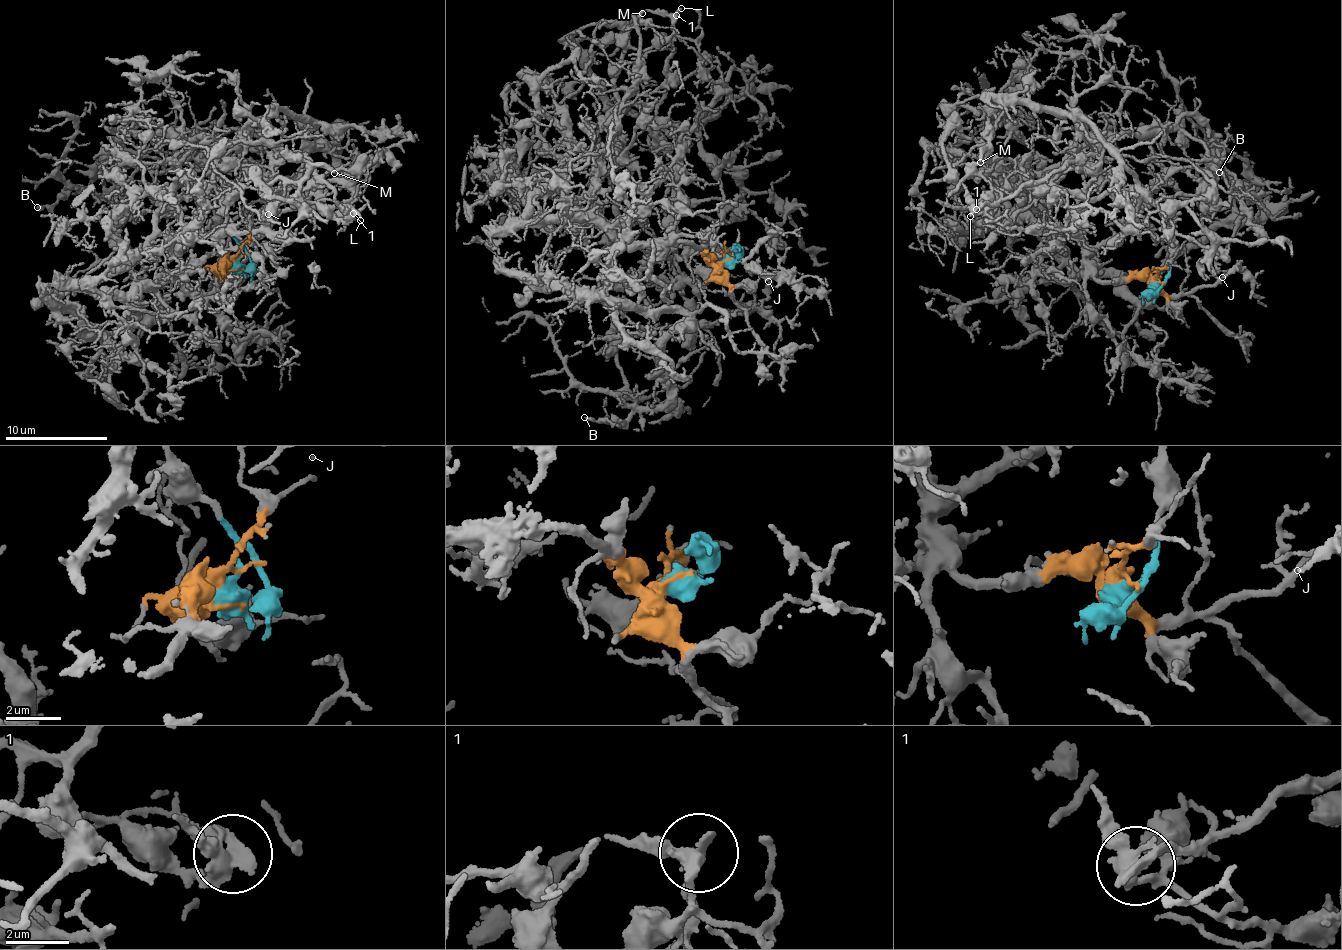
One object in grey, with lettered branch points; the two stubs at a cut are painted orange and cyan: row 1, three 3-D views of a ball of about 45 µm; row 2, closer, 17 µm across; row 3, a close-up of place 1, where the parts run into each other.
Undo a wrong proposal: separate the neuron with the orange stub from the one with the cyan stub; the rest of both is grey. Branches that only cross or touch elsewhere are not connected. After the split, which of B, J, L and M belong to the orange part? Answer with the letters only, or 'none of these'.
B, J

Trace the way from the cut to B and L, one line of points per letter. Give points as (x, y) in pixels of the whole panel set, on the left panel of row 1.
B: (234, 261), (211, 290), (185, 283), (189, 134), (144, 115), (91, 182), (36, 207)
L: (234, 261), (214, 210), (222, 182), (274, 175), (287, 183), (276, 198), (322, 181), (360, 219)

